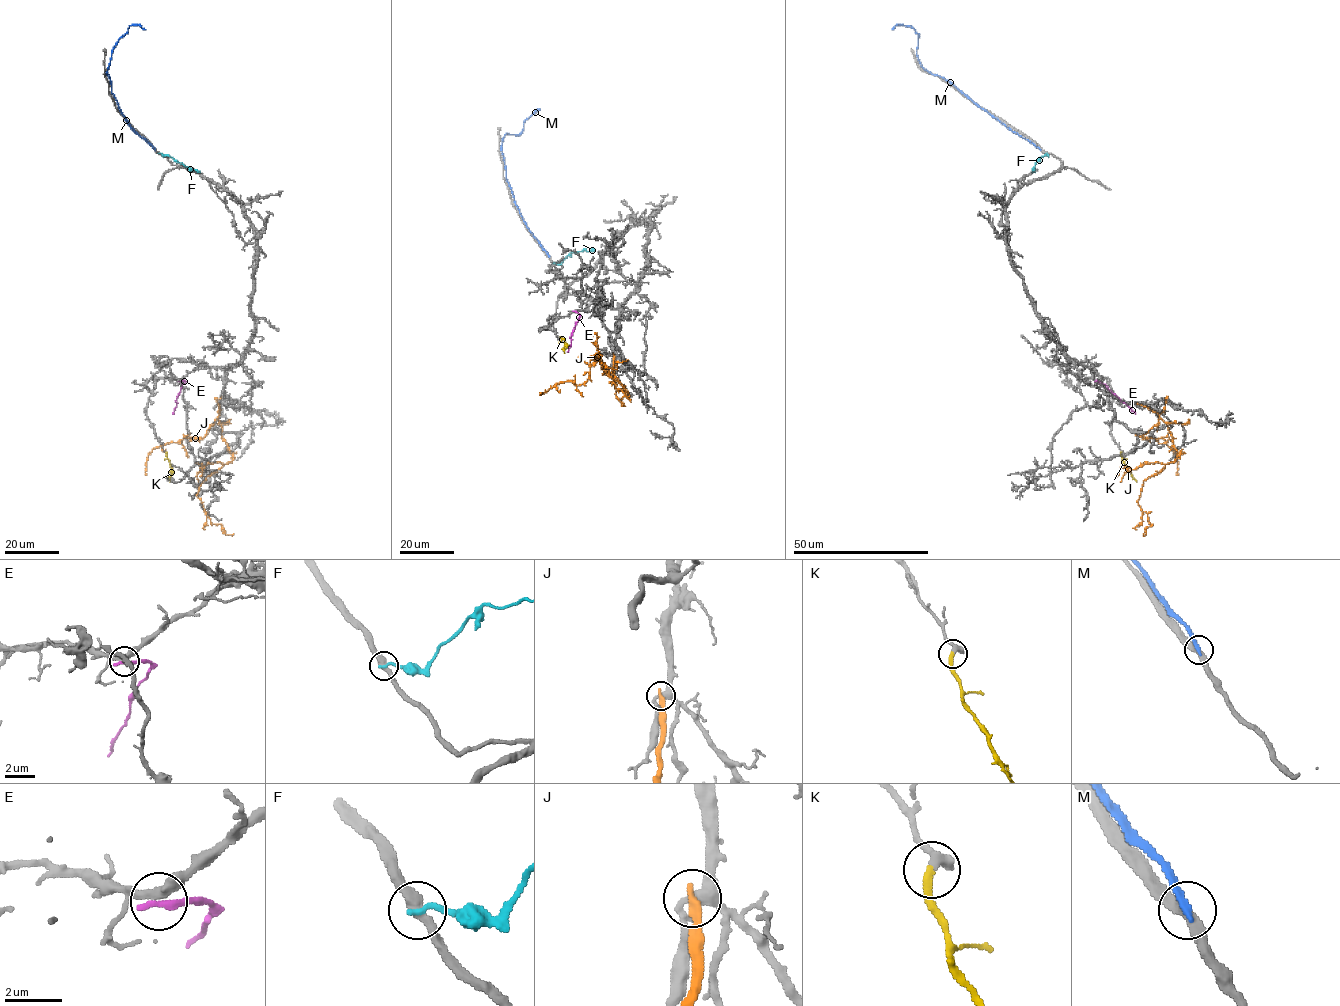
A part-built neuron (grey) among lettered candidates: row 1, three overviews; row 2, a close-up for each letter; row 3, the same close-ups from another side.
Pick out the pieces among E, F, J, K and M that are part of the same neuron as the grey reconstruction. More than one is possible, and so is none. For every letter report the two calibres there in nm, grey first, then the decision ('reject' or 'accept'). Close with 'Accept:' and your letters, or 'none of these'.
E: calibres 260 and 300 nm; reject
F: calibres 380 and 200 nm; reject
J: calibres 320 and 320 nm; reject
K: calibres 360 and 260 nm; accept
M: calibres 360 and 240 nm; reject
Accept: K

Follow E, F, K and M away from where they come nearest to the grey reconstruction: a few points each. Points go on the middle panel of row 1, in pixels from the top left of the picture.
E: (574, 311), (579, 316), (567, 351)
F: (552, 263), (560, 264), (571, 252), (594, 250)
K: (560, 337), (566, 343), (564, 353)
M: (549, 256), (515, 204), (506, 179), (501, 146), (506, 133), (518, 134), (524, 122), (539, 109)

